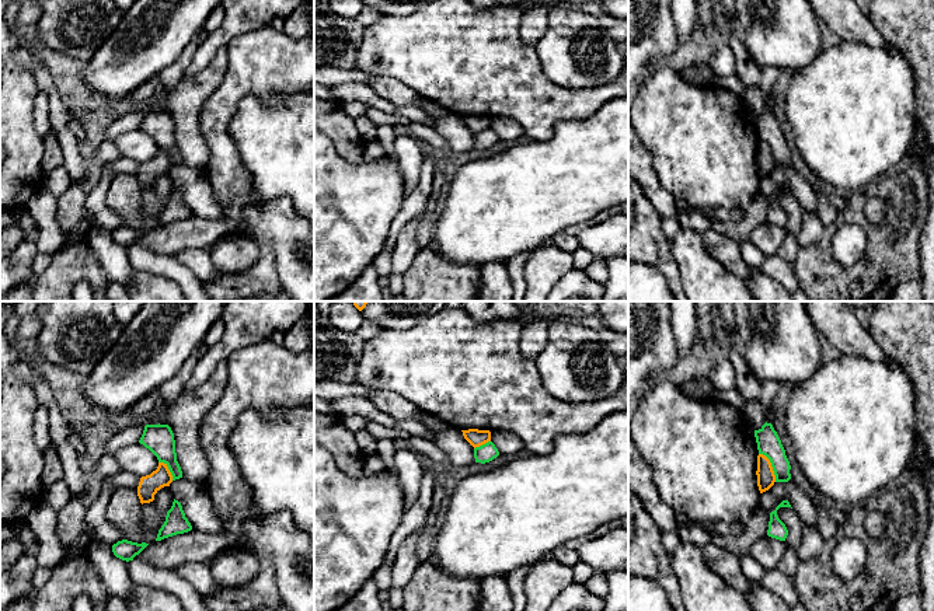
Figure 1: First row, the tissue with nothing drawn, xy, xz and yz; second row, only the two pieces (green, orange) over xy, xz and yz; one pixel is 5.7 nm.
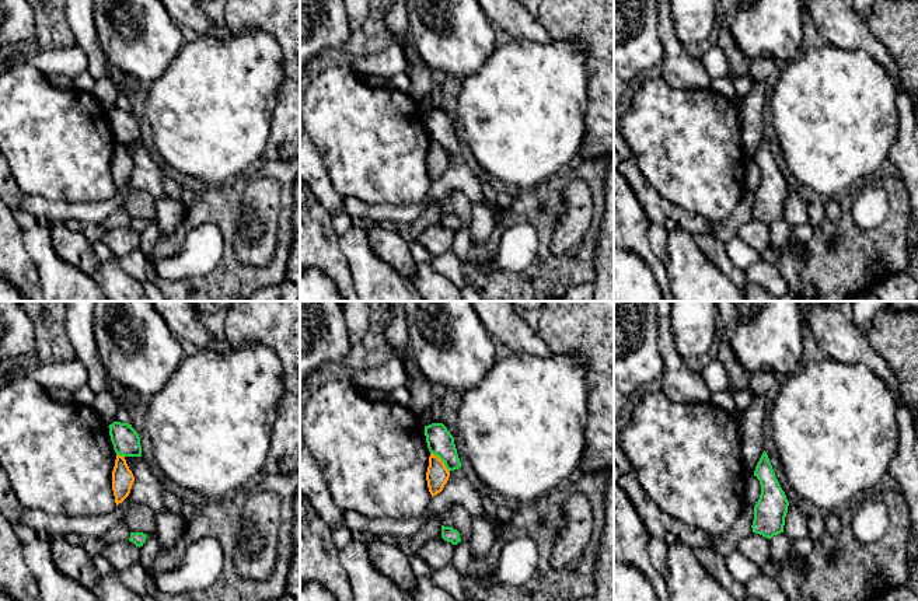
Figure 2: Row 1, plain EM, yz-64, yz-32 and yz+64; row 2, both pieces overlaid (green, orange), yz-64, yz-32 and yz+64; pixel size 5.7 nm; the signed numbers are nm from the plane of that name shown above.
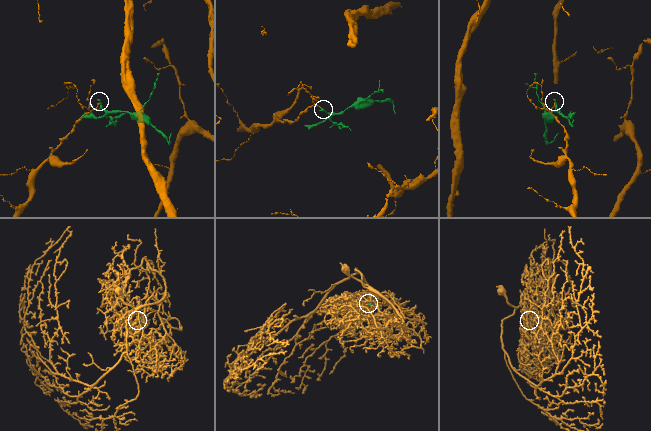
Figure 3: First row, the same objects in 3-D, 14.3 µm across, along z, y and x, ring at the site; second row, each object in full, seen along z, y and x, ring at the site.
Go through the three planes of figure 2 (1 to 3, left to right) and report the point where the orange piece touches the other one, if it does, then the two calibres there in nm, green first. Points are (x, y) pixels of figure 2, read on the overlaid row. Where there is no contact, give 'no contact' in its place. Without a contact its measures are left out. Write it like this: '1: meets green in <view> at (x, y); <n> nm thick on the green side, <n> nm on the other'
1: meets green in yz-64 at (121, 454); 160 nm thick on the green side, 130 nm on the other
2: meets green in yz-32 at (442, 460); 150 nm thick on the green side, 130 nm on the other
3: no contact

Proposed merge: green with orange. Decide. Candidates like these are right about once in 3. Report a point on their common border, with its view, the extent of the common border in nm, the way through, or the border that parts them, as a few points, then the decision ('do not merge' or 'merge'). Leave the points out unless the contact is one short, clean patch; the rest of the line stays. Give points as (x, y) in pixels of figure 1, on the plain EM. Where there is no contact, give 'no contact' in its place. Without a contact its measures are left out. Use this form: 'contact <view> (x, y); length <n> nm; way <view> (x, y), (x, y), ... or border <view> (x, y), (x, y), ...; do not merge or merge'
contact yz (772, 152); length 190 nm; border yz (759, 139), (769, 146), (776, 167); do not merge

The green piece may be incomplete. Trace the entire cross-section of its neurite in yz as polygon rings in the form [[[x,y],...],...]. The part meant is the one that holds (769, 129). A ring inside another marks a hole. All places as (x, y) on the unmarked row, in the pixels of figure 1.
[[[766,108],[759,116],[754,116],[754,123],[759,140],[766,142],[771,149],[776,168],[788,168],[791,151],[773,111]]]

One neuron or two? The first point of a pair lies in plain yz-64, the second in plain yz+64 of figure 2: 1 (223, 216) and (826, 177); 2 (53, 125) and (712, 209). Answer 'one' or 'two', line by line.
1: two
2: one

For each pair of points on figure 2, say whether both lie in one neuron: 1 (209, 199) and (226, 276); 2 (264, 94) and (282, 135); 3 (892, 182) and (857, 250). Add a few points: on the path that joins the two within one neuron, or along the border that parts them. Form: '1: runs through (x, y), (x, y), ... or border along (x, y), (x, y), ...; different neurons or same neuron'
1: runs through (227, 219), (229, 257); same neuron
2: border along (282, 81), (272, 115), (272, 130), (265, 146); different neurons
3: runs through (896, 202), (896, 220), (876, 240); same neuron

